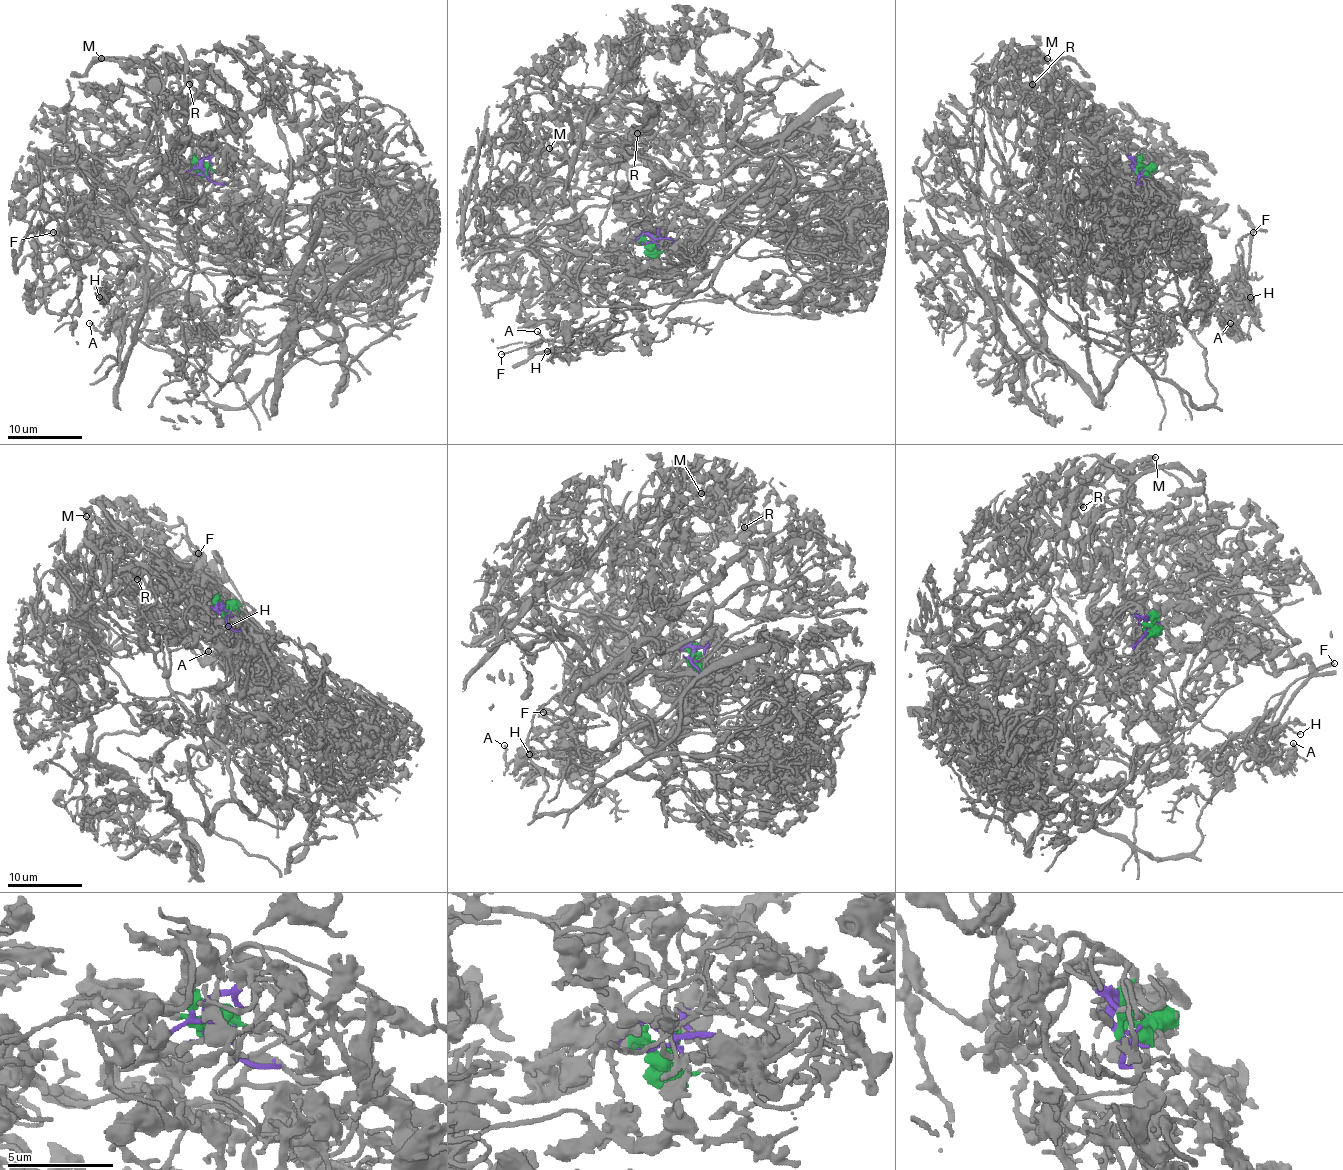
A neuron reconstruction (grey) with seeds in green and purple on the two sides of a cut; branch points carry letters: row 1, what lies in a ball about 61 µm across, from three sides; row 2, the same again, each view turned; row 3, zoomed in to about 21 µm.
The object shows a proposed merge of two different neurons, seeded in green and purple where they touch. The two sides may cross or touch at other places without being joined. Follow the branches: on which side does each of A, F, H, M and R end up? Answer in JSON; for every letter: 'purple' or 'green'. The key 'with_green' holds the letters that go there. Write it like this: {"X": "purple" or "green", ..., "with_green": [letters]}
{"A": "purple", "F": "purple", "H": "purple", "M": "green", "R": "green", "with_green": ["M", "R"]}

